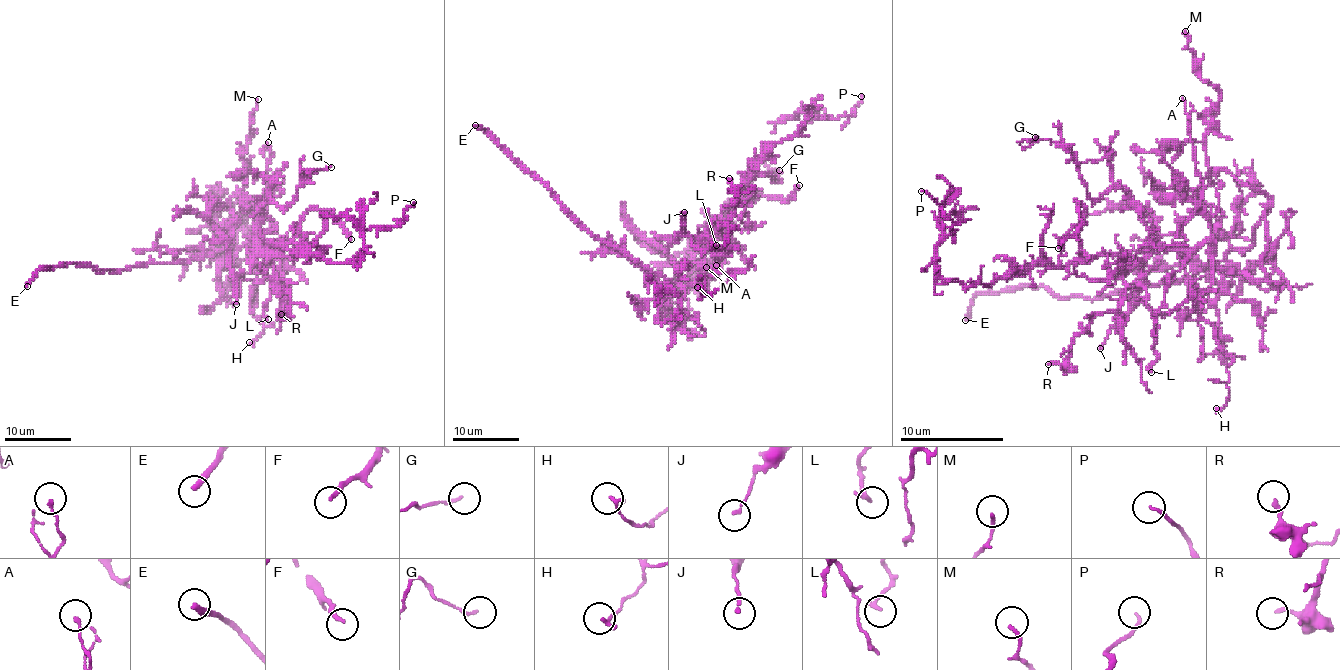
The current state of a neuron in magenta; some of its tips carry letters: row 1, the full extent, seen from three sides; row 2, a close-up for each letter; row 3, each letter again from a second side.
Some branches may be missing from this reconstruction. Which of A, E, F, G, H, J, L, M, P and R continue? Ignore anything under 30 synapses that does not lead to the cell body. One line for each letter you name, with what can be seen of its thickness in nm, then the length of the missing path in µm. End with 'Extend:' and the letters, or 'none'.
E: 300 nm thick; about 45 µm are missing
Extend: E

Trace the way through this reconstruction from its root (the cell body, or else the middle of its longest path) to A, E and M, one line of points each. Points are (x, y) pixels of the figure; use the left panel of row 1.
A: (254, 235), (253, 224), (266, 210), (268, 200), (269, 175), (266, 165), (271, 155), (268, 142)
E: (254, 235), (211, 255), (137, 264), (117, 272), (86, 264), (42, 267), (27, 286)
M: (254, 235), (233, 254), (238, 259), (248, 255), (249, 237), (233, 207), (244, 187), (244, 145), (258, 99)

